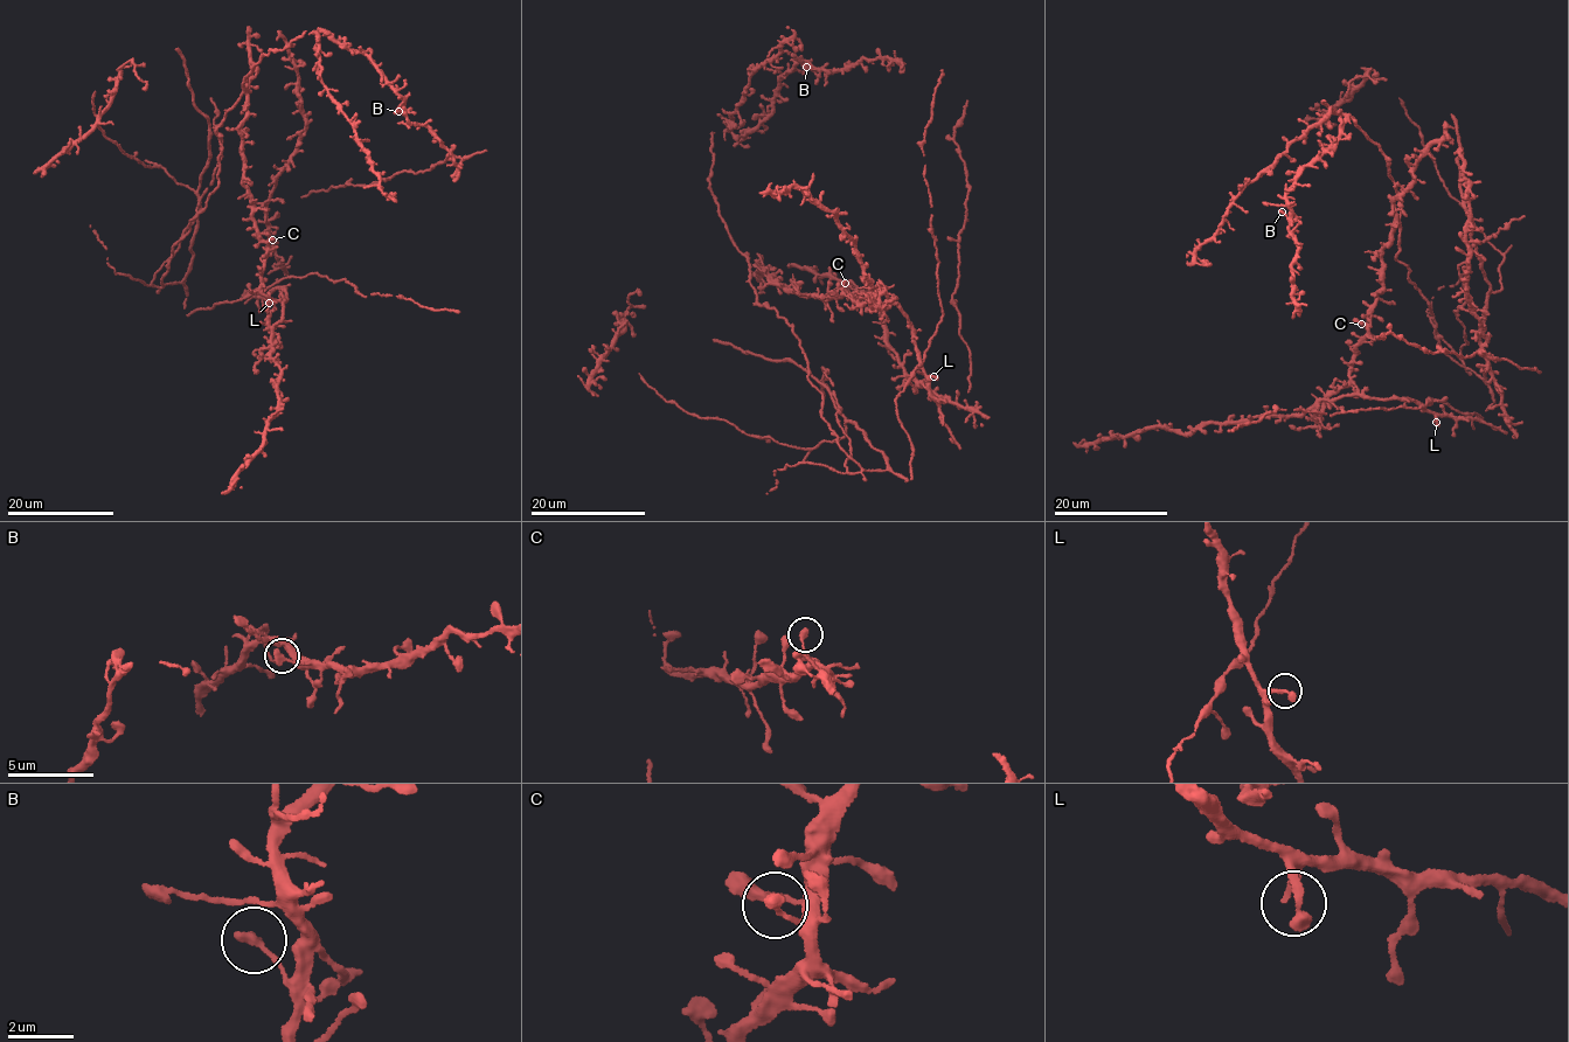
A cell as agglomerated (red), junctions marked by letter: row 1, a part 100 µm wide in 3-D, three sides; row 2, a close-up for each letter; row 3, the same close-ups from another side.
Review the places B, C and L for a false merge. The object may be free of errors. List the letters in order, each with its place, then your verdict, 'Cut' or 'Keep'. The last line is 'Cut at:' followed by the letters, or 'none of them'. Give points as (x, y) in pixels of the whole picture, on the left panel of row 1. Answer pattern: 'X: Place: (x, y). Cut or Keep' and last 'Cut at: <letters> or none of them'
B: Place: (398, 111). Keep
C: Place: (272, 240). Keep
L: Place: (269, 303). Keep
Cut at: none of them

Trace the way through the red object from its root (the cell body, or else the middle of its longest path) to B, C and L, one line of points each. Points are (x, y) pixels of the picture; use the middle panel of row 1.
B: (777, 314), (756, 300), (709, 189), (712, 133), (756, 126), (778, 77), (806, 67)
C: (777, 314), (773, 307), (756, 300), (763, 286), (772, 284), (827, 301), (845, 292), (845, 283)
L: (777, 314), (756, 300), (766, 285), (827, 301), (848, 293), (861, 305), (890, 300), (934, 376)

